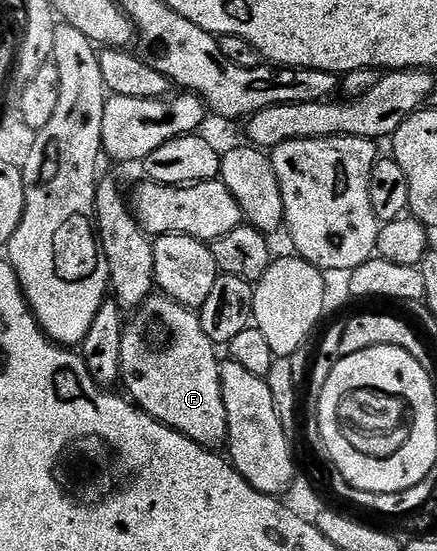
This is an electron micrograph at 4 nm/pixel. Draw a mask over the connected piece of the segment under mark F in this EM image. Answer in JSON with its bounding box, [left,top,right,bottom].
[120,292,229,451]

